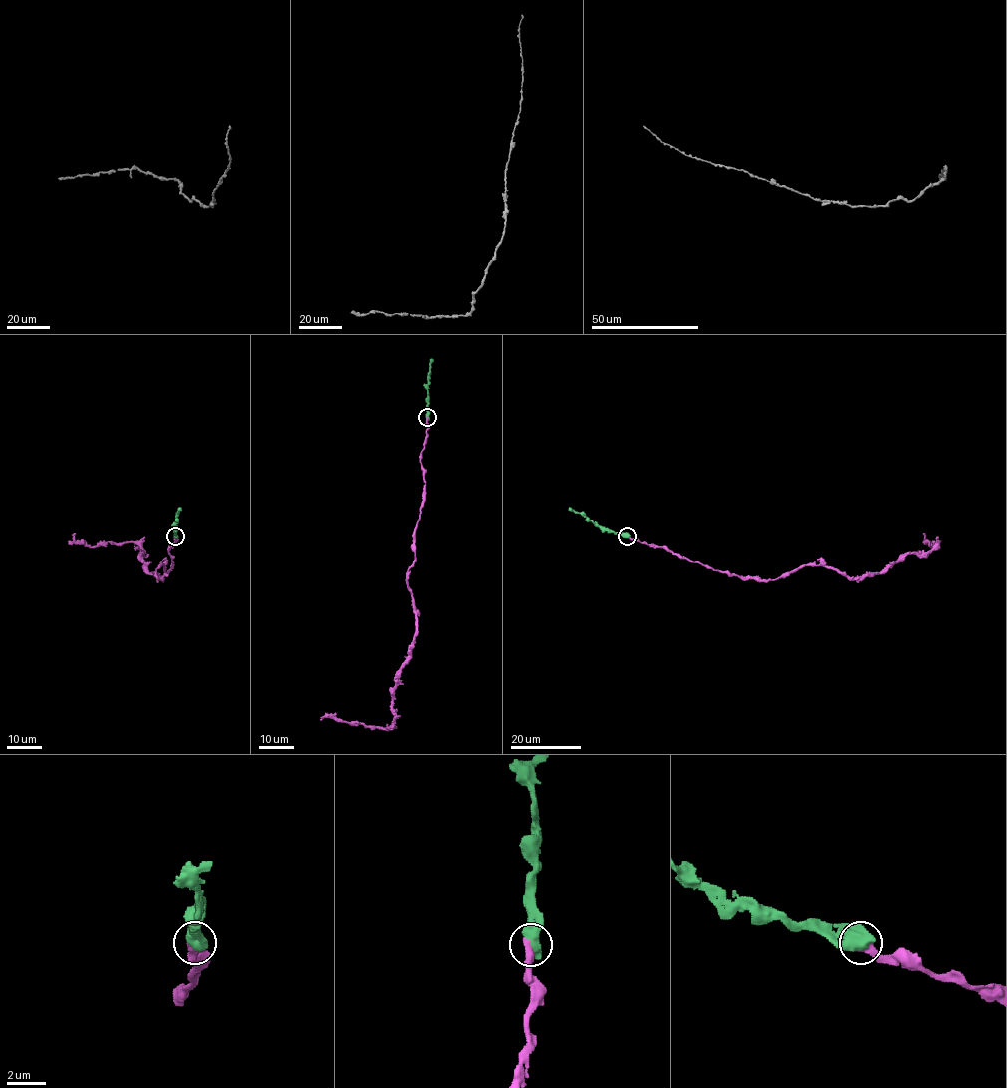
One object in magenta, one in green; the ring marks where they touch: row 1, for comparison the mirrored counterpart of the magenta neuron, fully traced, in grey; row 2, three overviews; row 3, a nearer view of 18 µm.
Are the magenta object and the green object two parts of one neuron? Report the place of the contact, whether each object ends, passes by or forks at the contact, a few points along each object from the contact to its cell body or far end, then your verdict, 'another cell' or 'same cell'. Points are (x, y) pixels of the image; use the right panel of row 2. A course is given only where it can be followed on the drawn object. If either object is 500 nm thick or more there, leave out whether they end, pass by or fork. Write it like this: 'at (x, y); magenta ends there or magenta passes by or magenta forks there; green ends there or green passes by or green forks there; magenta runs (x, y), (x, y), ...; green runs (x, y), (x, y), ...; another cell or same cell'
at (627, 536); magenta runs (628, 536), (715, 570), (775, 579), (804, 565), (851, 578), (883, 572), (927, 553), (937, 542), (923, 533); green runs (628, 536), (601, 529), (569, 508); another cell

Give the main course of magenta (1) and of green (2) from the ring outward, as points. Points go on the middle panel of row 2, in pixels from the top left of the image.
1: (426, 418), (425, 500), (407, 572), (416, 634), (395, 684), (395, 720), (365, 726), (327, 713)
2: (427, 418), (429, 363), (433, 359)

